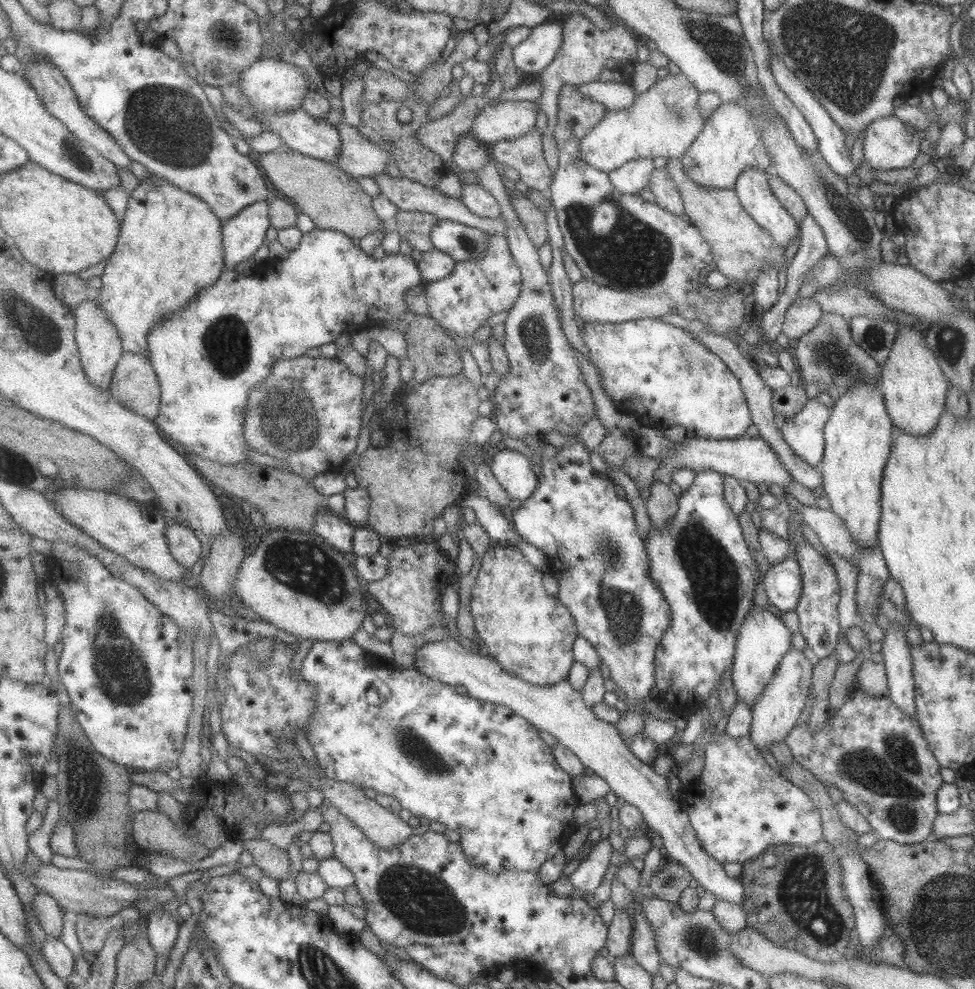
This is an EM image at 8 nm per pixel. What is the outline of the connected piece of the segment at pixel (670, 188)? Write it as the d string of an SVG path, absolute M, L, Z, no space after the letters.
M665 168L655 169L650 176L650 192L656 205L674 215L684 215L685 207L677 185L671 180Z

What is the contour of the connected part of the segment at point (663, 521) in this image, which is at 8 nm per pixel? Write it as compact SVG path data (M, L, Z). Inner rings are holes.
M658 480L651 484L649 490L650 496L646 504L651 524L656 528L664 528L678 512L678 498L668 484Z

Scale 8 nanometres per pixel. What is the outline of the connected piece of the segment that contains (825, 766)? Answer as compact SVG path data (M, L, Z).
M858 688L852 693L852 696L850 696L849 700L840 709L841 710L834 717L827 718L825 726L818 733L812 733L809 730L807 723L805 723L800 726L797 725L784 738L787 748L791 750L793 754L793 758L796 762L800 763L804 769L812 772L820 782L823 782L826 788L830 784L834 784L837 788L840 788L840 791L844 795L844 800L852 805L852 807L858 809L858 812L868 820L869 824L872 826L873 832L878 836L878 838L893 840L900 844L916 844L918 842L926 841L928 834L932 832L934 820L939 814L937 809L937 793L945 782L940 776L941 766L936 760L934 753L932 753L927 740L919 728L917 716L908 717L901 710L902 708L898 708L889 697L872 697Z

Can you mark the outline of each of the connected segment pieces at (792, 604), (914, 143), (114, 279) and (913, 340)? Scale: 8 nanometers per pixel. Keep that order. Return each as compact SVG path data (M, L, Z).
M790 544L790 554L786 560L771 565L762 582L769 603L783 613L796 610L803 589L802 571L794 557L794 548L796 545Z
M894 115L872 121L865 134L864 156L873 170L908 168L920 154L920 131Z
M153 173L142 180L142 184L131 194L119 248L110 258L106 273L102 276L103 288L95 298L109 320L118 326L126 351L150 357L152 328L175 313L188 309L193 304L192 300L198 298L200 290L218 284L226 271L225 222L204 200Z
M902 326L902 328L892 343L888 359L880 366L879 384L882 398L893 425L906 431L908 435L926 436L938 425L940 415L945 409L949 380L926 342L925 328L920 326L914 328Z

